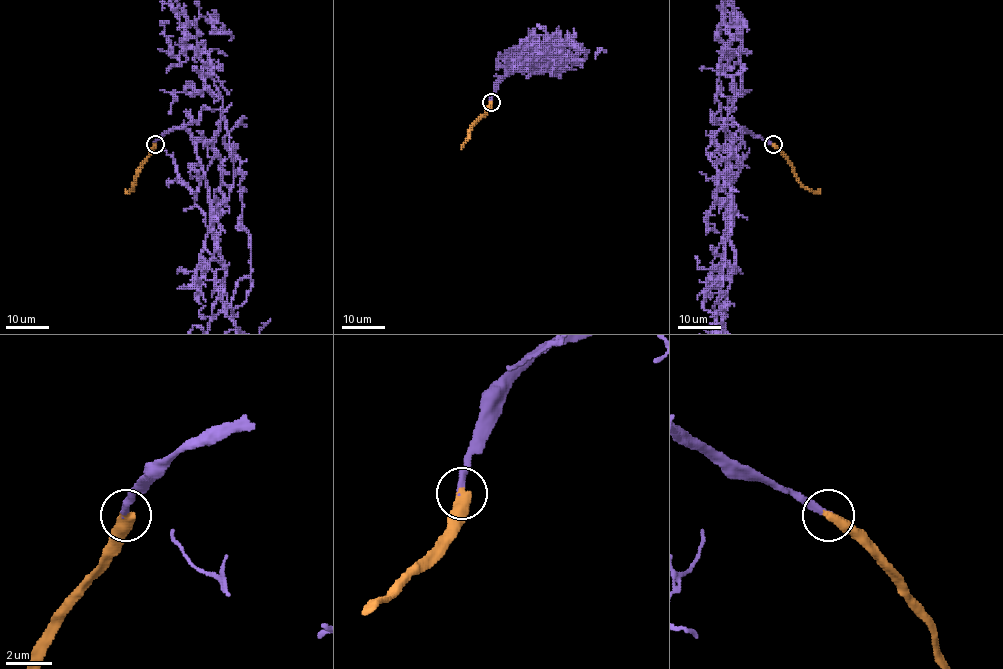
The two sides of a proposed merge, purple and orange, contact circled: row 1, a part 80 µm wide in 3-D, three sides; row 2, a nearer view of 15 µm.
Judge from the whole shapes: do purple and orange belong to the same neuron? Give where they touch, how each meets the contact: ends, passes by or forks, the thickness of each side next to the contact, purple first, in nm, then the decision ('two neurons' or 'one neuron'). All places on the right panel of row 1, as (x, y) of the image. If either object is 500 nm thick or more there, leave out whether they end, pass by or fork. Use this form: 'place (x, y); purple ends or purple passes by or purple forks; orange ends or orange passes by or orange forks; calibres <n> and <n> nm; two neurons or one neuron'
place (773, 144); purple ends; orange ends; calibres 260 and 480 nm; one neuron

